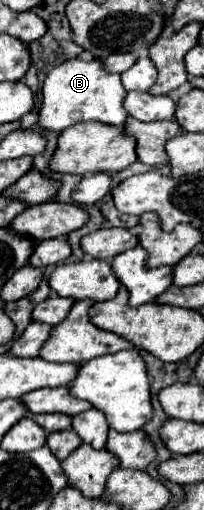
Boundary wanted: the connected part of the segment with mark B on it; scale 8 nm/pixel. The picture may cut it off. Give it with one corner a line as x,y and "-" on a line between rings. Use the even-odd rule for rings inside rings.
72,58
68,62
62,62
46,76
42,94
44,94
44,98
42,98
38,124
44,130
62,132
68,126
72,126
76,122
86,122
86,120
98,120
104,124
122,126
128,118
128,112
124,110
126,90
122,86
120,74
104,70
102,58
100,60
94,58
90,62

